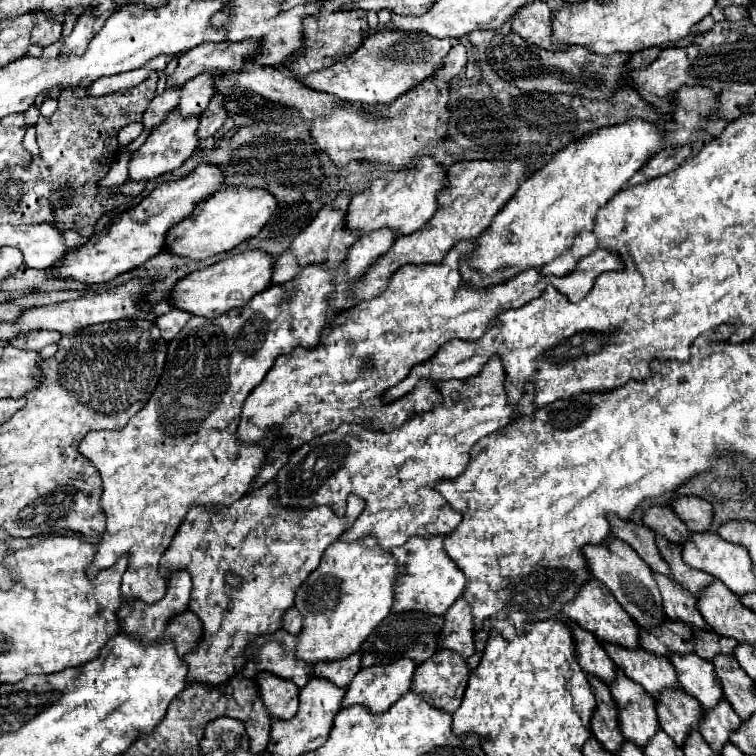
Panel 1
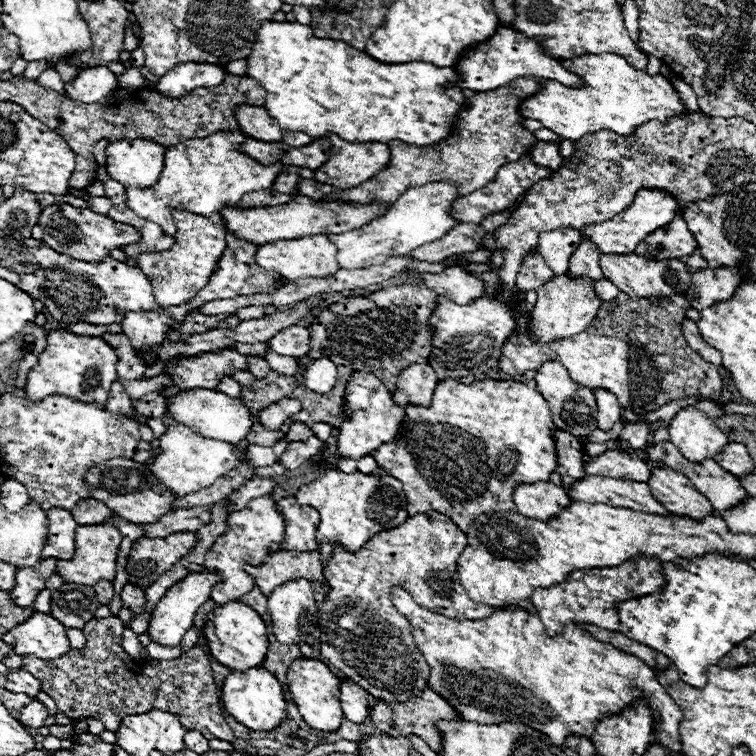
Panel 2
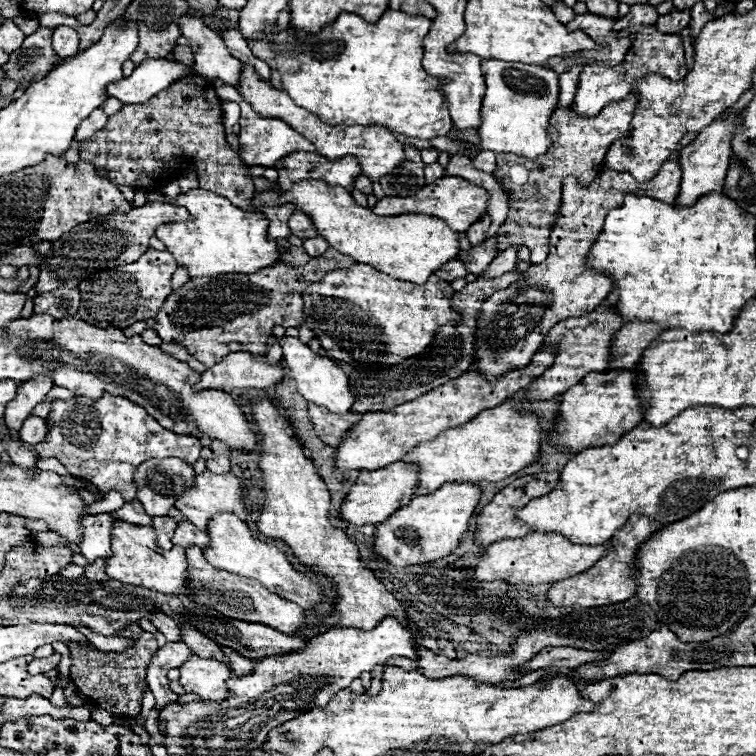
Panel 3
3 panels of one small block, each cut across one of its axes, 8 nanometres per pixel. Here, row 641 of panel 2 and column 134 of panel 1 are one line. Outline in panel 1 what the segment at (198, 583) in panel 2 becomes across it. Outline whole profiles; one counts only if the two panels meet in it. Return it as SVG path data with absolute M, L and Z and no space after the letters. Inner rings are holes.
M172 110L168 114L168 118L154 130L150 132L150 136L146 138L146 142L132 154L130 162L128 162L128 172L130 172L130 180L144 180L150 182L166 172L172 172L176 168L182 166L182 162L194 152L194 148L198 146L198 138L196 138L196 128L198 128L198 116L180 116L176 110Z

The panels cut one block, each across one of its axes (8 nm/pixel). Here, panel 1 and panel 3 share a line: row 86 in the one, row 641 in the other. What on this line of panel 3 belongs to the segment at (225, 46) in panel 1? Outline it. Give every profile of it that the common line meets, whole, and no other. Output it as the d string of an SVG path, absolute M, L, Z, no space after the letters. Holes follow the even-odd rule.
M152 610L152 618L150 620L158 628L158 632L162 632L166 636L168 642L180 642L180 630L178 630L178 626L164 612Z

